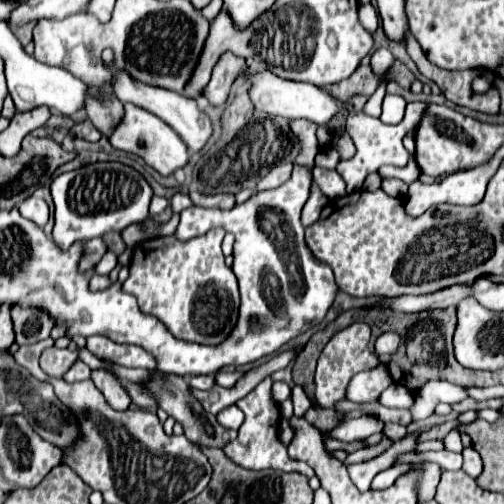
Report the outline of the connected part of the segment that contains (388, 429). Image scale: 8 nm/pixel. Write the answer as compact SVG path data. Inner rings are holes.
M388 422L385 423L383 432L390 440L396 442L407 435L407 428L401 424Z

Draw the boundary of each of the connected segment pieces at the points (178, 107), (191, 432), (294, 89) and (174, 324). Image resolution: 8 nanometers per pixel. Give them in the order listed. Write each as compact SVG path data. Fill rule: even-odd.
M116 77L114 95L122 103L132 103L136 107L142 107L142 109L154 113L156 117L160 117L162 121L166 121L168 125L172 125L172 129L176 129L176 133L180 133L182 141L188 145L188 151L190 153L198 153L206 145L206 141L212 137L212 121L198 107L196 99L184 97L180 93L172 93L168 89L152 89L148 85L138 85L138 81L132 81L130 77Z
M170 375L168 381L154 379L154 381L150 381L150 383L144 383L144 387L150 389L150 391L156 395L160 407L162 407L170 417L174 417L178 423L184 425L184 435L186 435L192 443L212 445L212 447L224 447L228 441L236 439L236 431L230 431L230 429L226 429L226 427L220 427L218 421L216 421L216 417L214 417L212 413L204 413L204 411L202 411L202 405L200 405L196 399L190 397L190 391L188 391L190 387L188 387L188 383L186 383L184 377L180 379L180 377L176 377L176 375Z
M252 73L250 77L250 97L258 111L270 117L286 117L286 119L308 119L316 125L328 125L338 113L338 99L310 83L298 83L290 79L282 79L274 73Z
M212 229L206 235L194 237L190 241L178 241L174 235L170 235L140 243L132 253L130 277L124 283L124 291L132 293L138 299L142 313L158 317L176 339L212 347L220 345L228 335L232 335L238 323L238 309L240 309L238 281L234 271L224 263L222 239L224 229Z

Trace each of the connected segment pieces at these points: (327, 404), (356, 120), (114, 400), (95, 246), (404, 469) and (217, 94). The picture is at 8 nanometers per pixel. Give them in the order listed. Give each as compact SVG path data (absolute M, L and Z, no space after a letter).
M352 323L350 327L340 331L338 337L330 339L330 343L324 347L324 351L318 359L316 379L314 379L314 383L316 383L314 403L318 407L336 411L336 403L346 399L346 389L348 389L350 379L360 371L368 371L368 369L374 369L380 365L380 359L372 347L372 335L370 333L372 331L366 323Z
M354 105L354 107L350 107L350 115L348 115L348 121L346 121L346 131L356 145L356 155L350 160L340 161L336 167L336 171L346 183L346 193L352 193L354 189L360 189L366 175L378 171L378 167L382 167L382 165L404 167L408 163L408 159L412 157L412 153L402 145L402 137L406 135L404 123L386 125L380 119L376 119L372 115L366 115L364 109L356 109L356 105Z
M92 371L92 379L98 385L98 389L102 391L102 395L106 397L108 405L120 411L126 411L130 407L130 397L126 395L126 391L122 389L122 385L108 373L108 371Z
M98 237L98 239L88 241L88 243L86 243L86 257L82 259L80 269L82 269L82 271L86 271L86 269L94 267L94 265L104 257L104 253L106 253L106 251L108 251L108 245L106 245L104 237Z
M394 465L394 467L386 469L386 471L378 473L378 475L372 479L370 489L376 489L376 491L380 491L380 489L388 489L388 487L390 487L402 473L408 473L410 469L414 469L414 465Z
M226 53L224 57L220 57L220 63L216 65L216 71L212 73L210 83L202 91L202 97L206 99L206 103L214 107L224 105L228 101L232 83L236 81L236 77L242 73L244 67L246 67L246 61L232 53Z

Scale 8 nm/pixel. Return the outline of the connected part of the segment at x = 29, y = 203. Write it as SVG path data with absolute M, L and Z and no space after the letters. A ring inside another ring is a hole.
M32 195L28 197L20 207L18 211L22 213L22 217L34 221L38 227L44 227L48 223L48 205L46 201L40 197L40 195Z

